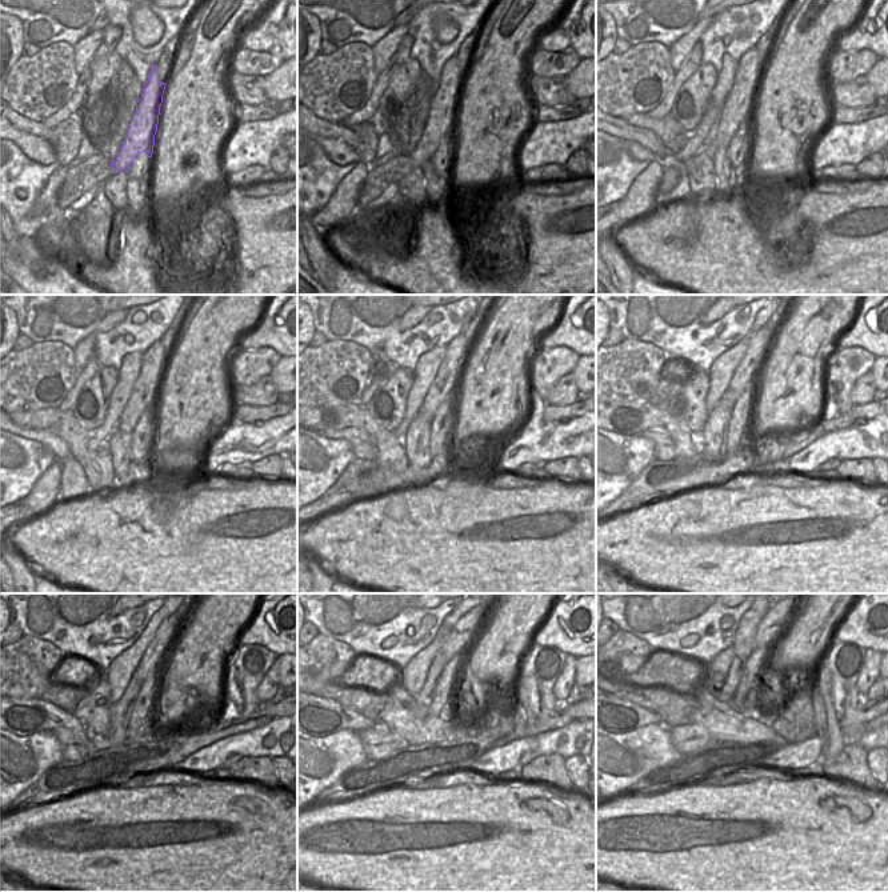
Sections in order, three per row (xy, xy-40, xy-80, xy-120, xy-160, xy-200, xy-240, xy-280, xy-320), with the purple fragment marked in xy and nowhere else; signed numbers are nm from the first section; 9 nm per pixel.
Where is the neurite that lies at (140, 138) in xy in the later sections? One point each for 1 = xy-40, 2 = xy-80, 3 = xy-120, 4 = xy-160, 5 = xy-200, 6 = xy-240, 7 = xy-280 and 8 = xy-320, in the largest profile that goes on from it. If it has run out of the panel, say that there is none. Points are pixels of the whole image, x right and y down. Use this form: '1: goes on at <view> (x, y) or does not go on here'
1: goes on at xy-40 (443, 110)
2: goes on at xy-80 (739, 106)
3: goes on at xy-120 (144, 391)
4: goes on at xy-160 (444, 386)
5: goes on at xy-200 (744, 378)
6: goes on at xy-240 (152, 660)
7: goes on at xy-280 (462, 635)
8: goes on at xy-320 (774, 622)

